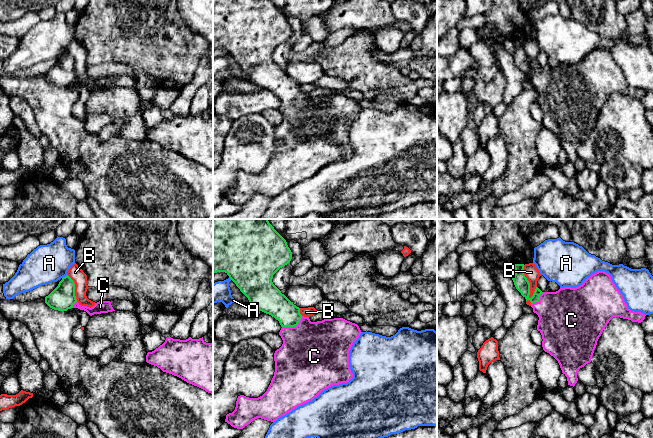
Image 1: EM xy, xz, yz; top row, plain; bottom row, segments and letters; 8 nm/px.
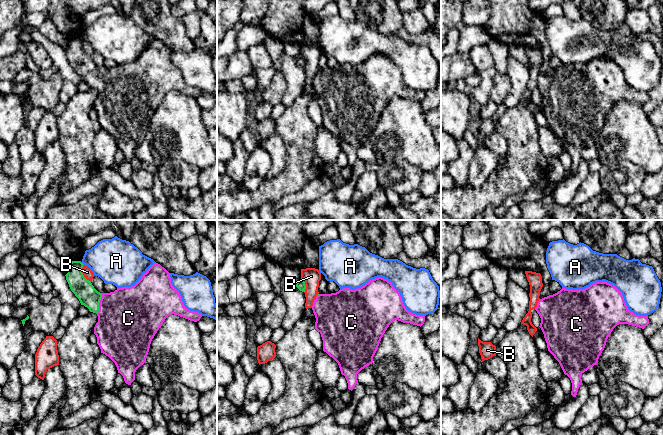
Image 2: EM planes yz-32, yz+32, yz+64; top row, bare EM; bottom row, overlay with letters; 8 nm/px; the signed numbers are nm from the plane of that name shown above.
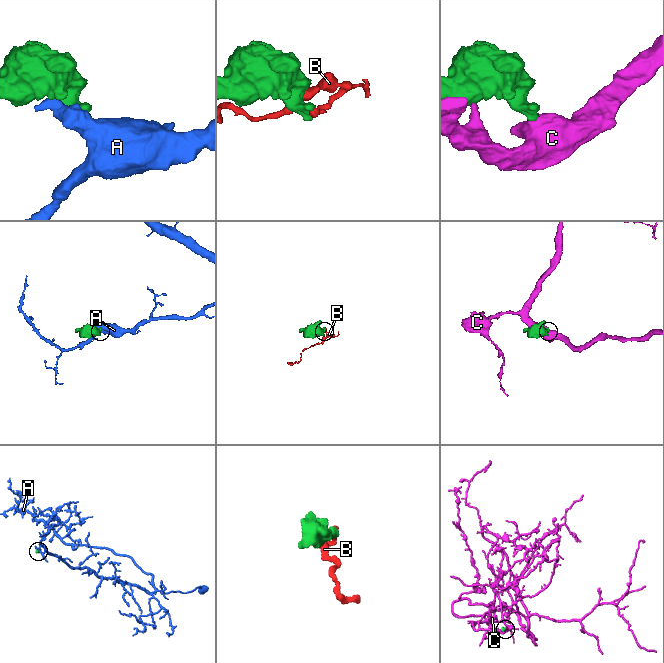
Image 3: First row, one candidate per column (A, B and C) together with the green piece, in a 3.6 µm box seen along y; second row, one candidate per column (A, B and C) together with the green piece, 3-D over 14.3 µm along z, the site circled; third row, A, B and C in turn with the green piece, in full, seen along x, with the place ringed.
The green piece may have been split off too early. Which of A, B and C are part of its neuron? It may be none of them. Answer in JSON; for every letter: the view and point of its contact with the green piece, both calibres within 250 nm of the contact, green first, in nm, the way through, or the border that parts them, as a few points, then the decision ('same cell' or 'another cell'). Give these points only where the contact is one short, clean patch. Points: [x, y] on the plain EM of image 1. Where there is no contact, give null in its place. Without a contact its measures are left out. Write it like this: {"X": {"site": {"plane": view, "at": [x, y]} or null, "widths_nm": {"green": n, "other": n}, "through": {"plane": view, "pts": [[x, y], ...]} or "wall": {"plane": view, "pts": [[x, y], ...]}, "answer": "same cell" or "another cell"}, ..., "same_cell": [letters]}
{"A": {"site": {"plane": "xy", "at": [65, 52]}, "widths_nm": {"green": 200, "other": 300}, "answer": "another cell"}, "B": {"site": {"plane": "yz", "at": [529, 60]}, "widths_nm": {"green": 120, "other": 120}, "wall": {"plane": "yz", "pts": [[523, 41], [523, 50], [529, 59], [529, 76], [531, 78]]}, "answer": "another cell"}, "C": {"site": {"plane": "xz", "at": [293, 102]}, "widths_nm": {"green": 200, "other": 480}, "through": {"plane": "xz", "pts": [[273, 78], [291, 96], [293, 102], [311, 127]]}, "answer": "same cell"}, "same_cell": ["C"]}

